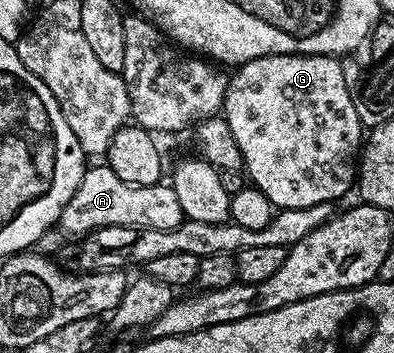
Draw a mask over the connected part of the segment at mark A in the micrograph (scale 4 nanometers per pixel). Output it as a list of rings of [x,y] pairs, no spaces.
[[[99,164],[92,170],[91,167],[84,169],[81,184],[77,188],[77,192],[73,192],[73,200],[69,200],[69,204],[65,204],[58,225],[63,233],[74,236],[74,234],[87,234],[90,230],[103,230],[106,226],[135,226],[134,228],[139,230],[168,230],[177,228],[177,224],[181,224],[184,220],[181,203],[177,201],[177,192],[173,192],[173,188],[169,184],[157,186],[125,184],[125,180],[121,180],[121,176],[117,176],[117,172],[110,170],[106,164]]]

